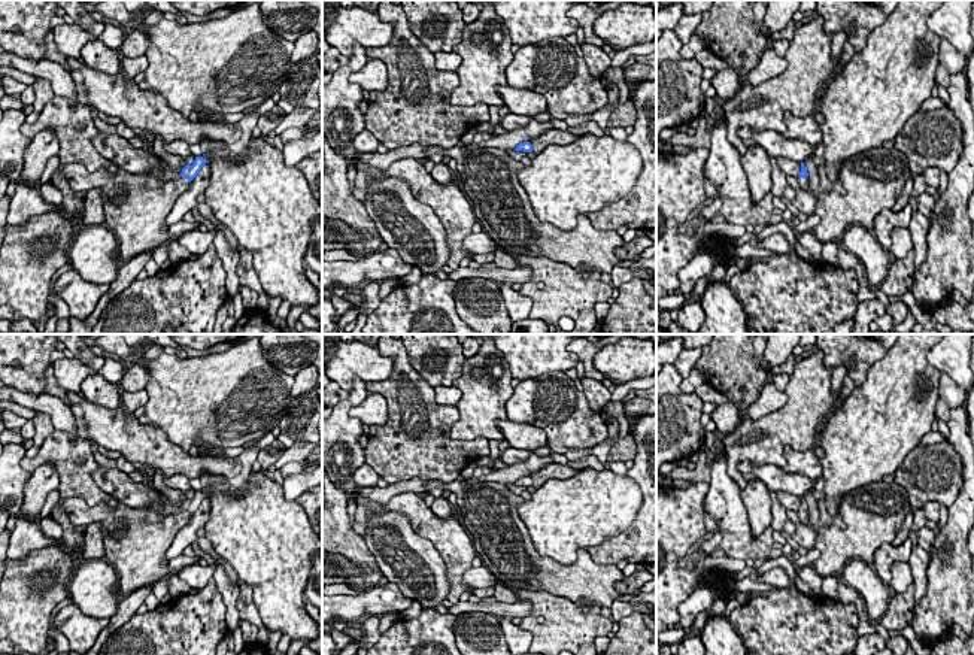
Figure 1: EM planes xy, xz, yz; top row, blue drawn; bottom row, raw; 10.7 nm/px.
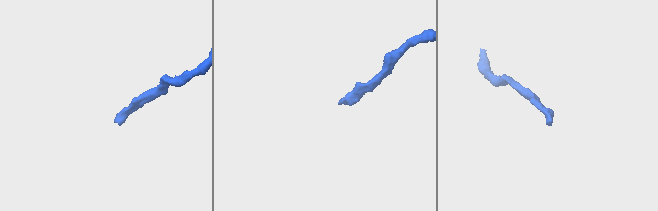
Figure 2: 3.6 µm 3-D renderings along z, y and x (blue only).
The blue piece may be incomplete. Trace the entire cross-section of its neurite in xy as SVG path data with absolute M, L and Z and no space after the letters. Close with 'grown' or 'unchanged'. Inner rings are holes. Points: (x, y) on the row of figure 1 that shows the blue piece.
M195 157L194 164L186 164L176 181L163 181L163 170L137 175L118 167L115 173L106 169L91 173L82 164L66 164L63 175L73 191L100 188L107 195L103 204L104 225L115 233L124 264L169 243L166 218L206 163L206 158Z; grown

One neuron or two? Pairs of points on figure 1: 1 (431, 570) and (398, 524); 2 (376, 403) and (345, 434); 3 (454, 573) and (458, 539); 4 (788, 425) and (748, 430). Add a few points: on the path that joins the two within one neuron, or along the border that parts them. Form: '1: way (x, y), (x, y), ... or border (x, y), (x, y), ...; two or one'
1: way (421, 558), (401, 536); one
2: border (369, 393), (349, 411), (361, 424); two
3: way (457, 564), (457, 548); one
4: way (777, 428), (758, 430); one

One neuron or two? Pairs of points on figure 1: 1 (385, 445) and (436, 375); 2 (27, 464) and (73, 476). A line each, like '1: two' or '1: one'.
1: two
2: one

